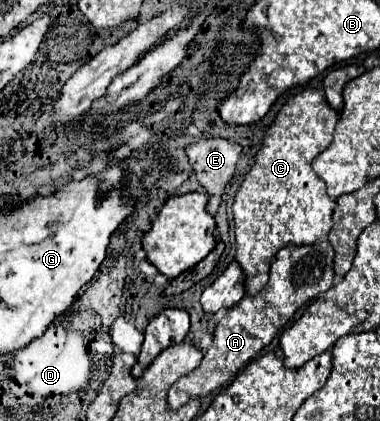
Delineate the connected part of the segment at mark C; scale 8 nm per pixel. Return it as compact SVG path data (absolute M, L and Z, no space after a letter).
M305 89L291 97L285 107L275 117L275 123L269 127L263 147L255 157L253 169L245 175L233 203L233 221L235 221L235 237L237 237L237 263L245 273L245 291L247 295L257 295L267 285L267 273L271 259L275 253L287 245L313 245L329 235L333 229L331 213L335 209L335 201L327 199L323 181L311 169L313 157L327 149L331 143L333 129L337 125L337 111L331 109L323 97L323 91Z

